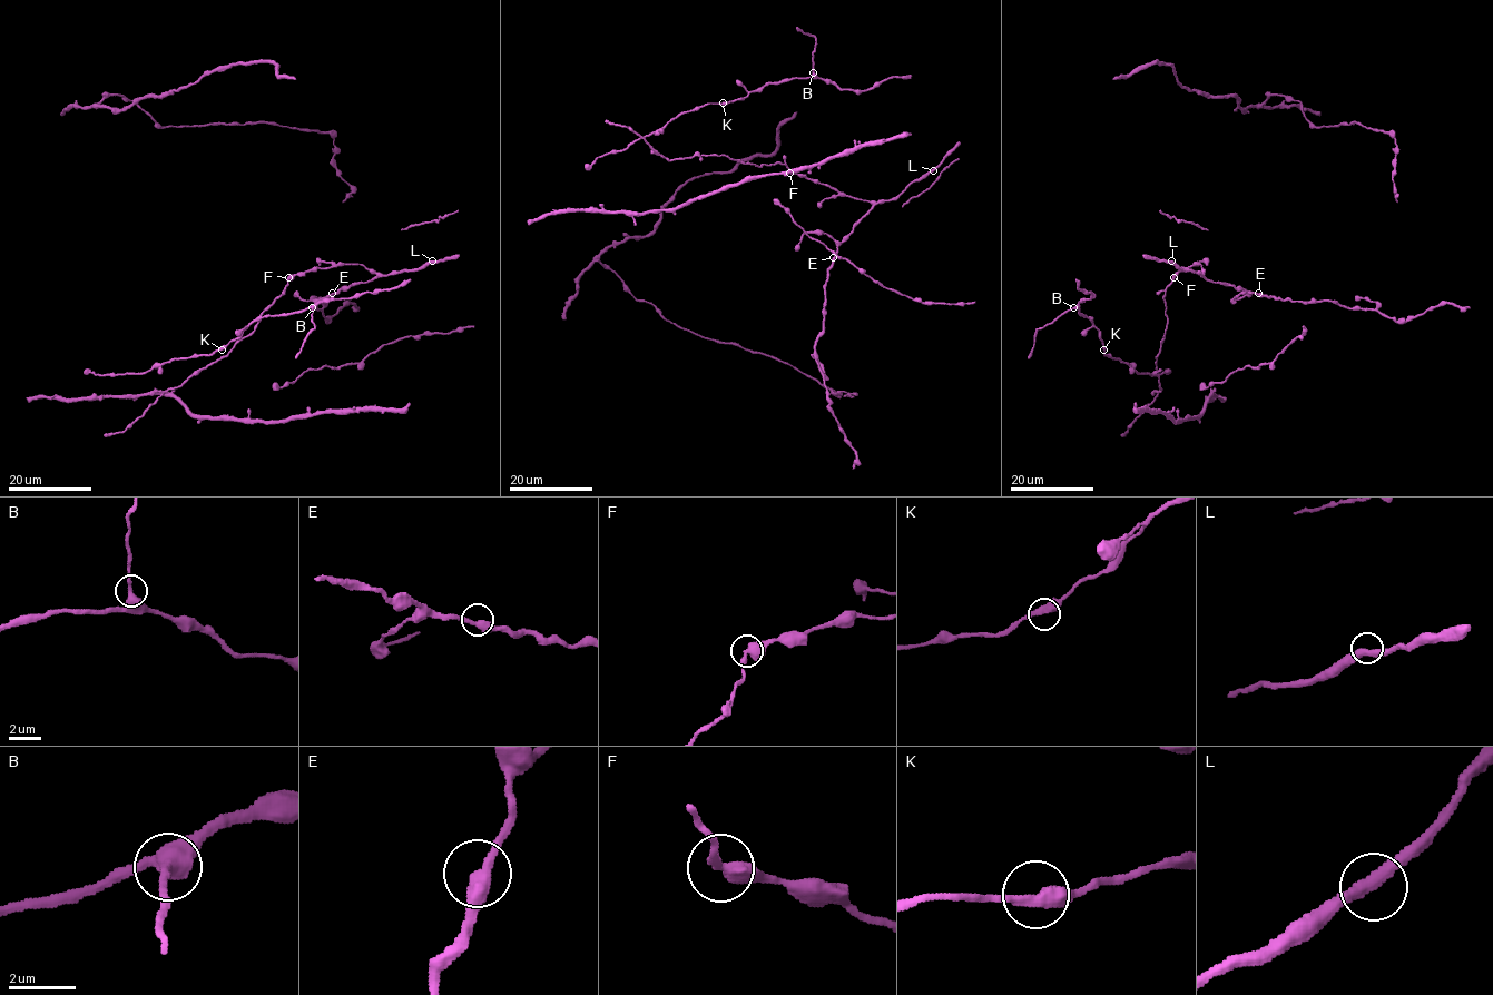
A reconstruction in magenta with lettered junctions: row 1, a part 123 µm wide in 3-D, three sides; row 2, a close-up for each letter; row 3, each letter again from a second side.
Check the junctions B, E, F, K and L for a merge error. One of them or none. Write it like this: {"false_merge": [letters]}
{"false_merge": ["F"]}

